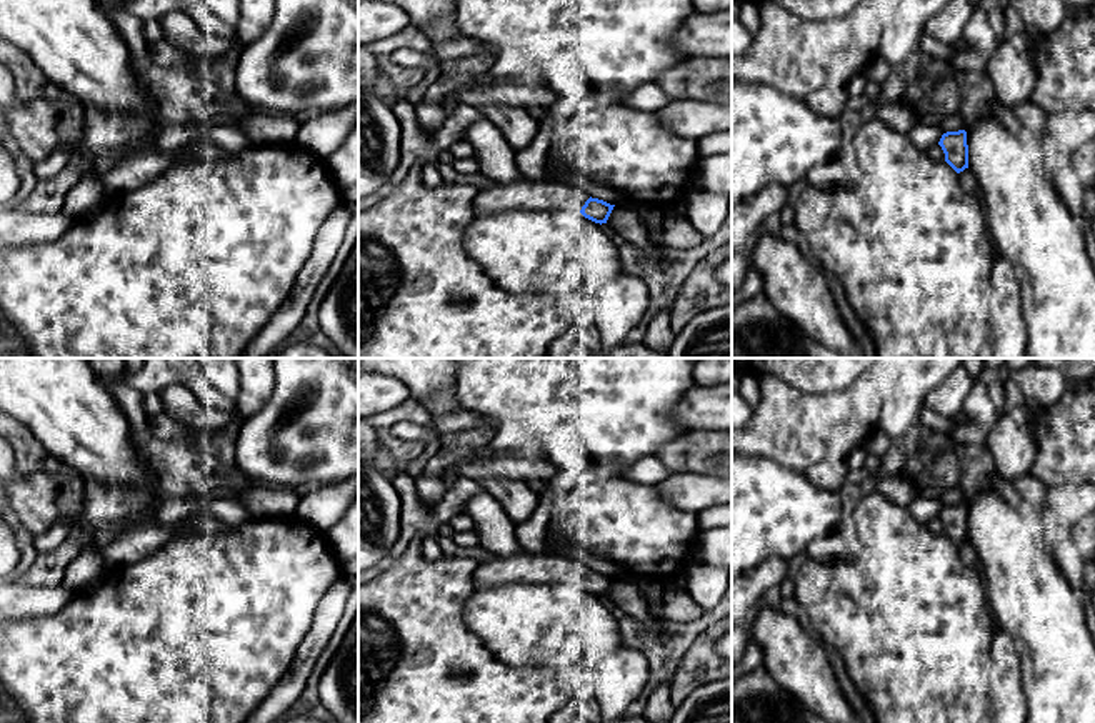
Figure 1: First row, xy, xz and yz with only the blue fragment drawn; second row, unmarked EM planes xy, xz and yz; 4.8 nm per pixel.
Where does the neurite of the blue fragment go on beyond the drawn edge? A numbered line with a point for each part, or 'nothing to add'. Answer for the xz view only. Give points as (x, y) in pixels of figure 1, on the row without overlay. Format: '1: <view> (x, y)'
1: xz (524, 567)

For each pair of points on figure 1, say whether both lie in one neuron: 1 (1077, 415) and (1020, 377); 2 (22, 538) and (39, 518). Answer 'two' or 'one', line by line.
1: two
2: two

